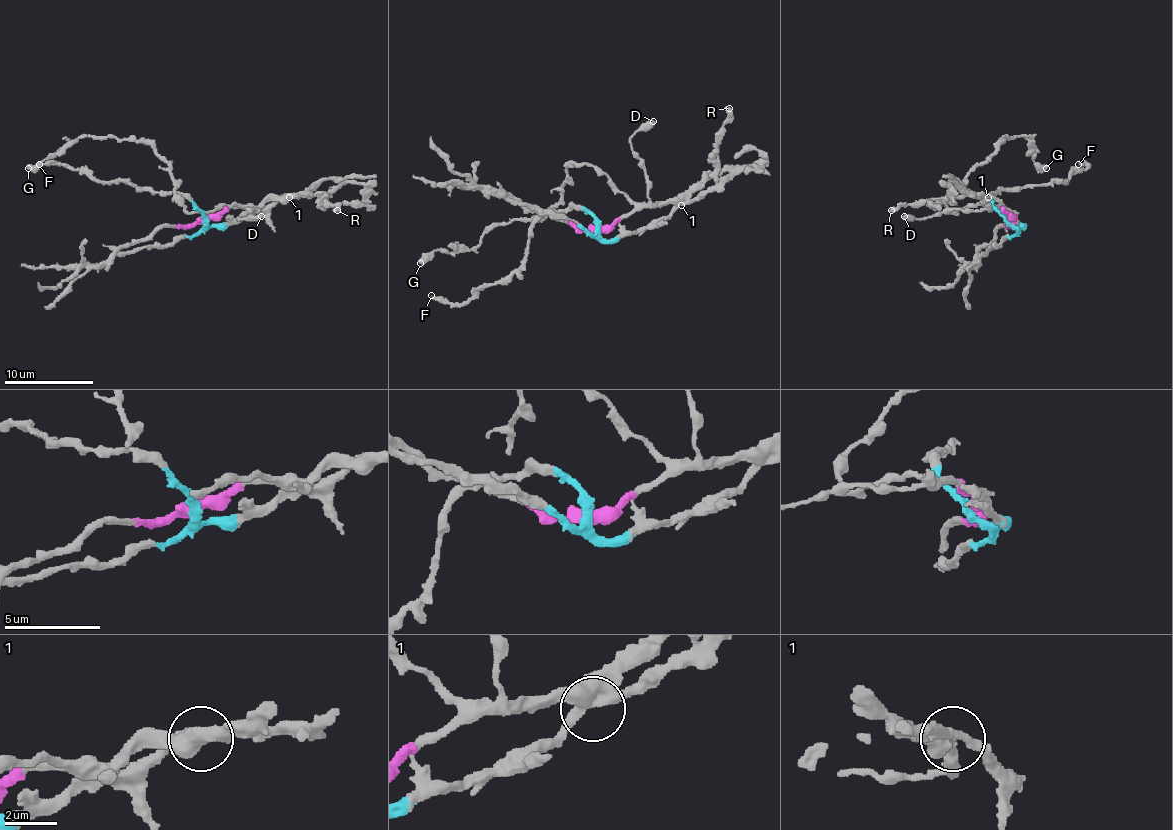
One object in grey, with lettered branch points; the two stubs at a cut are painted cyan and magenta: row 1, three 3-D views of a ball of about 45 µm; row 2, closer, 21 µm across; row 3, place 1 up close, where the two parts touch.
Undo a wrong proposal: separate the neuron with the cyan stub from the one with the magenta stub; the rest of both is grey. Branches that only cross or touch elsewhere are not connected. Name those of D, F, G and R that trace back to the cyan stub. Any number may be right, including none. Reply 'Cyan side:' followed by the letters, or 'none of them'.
Cyan side: F, R

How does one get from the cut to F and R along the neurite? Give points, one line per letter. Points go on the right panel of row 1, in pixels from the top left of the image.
F: (1009, 222), (991, 200), (993, 193), (1067, 179), (1087, 166), (1078, 164)
R: (1009, 222), (1022, 226), (993, 197), (984, 195), (919, 200), (890, 211)

